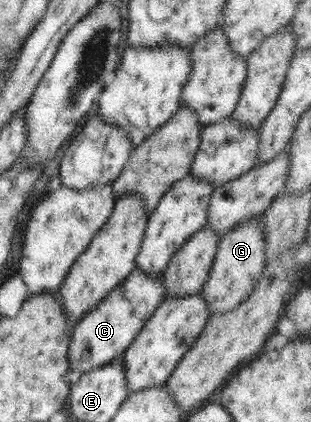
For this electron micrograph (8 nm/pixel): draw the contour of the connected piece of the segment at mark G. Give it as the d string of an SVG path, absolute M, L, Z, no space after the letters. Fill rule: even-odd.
M257 216L257 218L249 218L237 224L219 240L212 268L210 268L210 276L201 288L201 295L207 302L207 310L212 315L236 308L248 298L258 281L261 280L267 266L263 236L261 216Z

